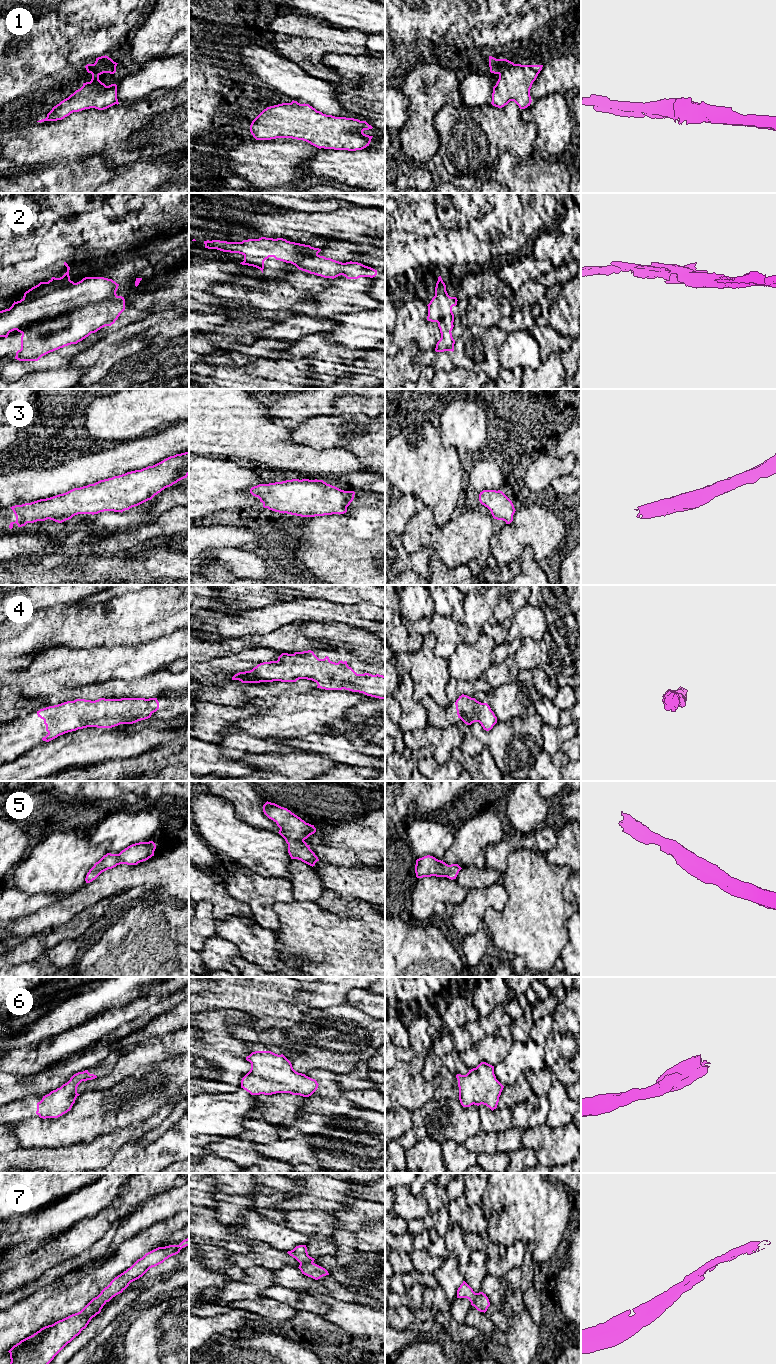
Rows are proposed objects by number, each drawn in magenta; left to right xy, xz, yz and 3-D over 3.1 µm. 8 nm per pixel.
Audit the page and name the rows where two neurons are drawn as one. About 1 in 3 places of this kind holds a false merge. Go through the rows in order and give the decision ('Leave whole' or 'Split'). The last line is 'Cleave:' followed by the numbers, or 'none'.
1: Leave whole
2: Leave whole
3: Leave whole
4: Leave whole
5: Leave whole
6: Leave whole
7: Leave whole
Cleave: none

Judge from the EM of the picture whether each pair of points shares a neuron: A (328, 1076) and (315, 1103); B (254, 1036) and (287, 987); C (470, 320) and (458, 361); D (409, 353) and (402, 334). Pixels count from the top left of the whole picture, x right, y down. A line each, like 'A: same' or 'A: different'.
A: same
B: different
C: different
D: different

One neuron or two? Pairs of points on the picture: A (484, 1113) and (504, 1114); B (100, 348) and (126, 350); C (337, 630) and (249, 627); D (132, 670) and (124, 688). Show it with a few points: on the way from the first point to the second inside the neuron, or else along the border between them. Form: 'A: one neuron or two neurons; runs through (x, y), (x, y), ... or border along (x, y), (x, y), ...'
A: one neuron; runs through (489, 1115), (499, 1115)
B: one neuron; runs through (106, 350), (120, 350)
C: two neurons; border along (305, 621), (328, 624)
D: two neurons; border along (132, 681), (109, 679), (104, 683)

